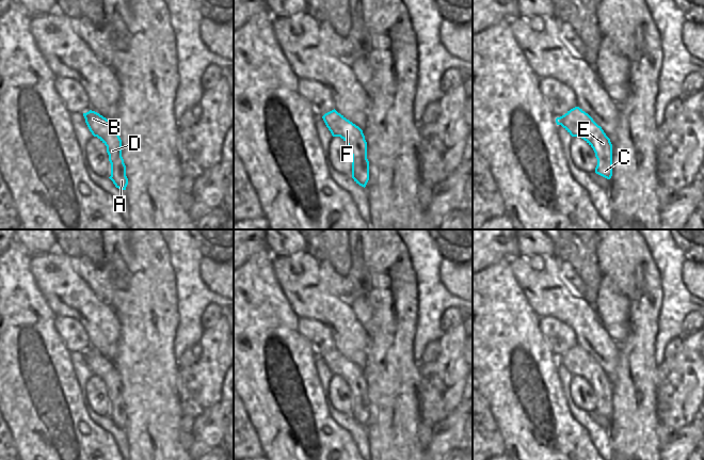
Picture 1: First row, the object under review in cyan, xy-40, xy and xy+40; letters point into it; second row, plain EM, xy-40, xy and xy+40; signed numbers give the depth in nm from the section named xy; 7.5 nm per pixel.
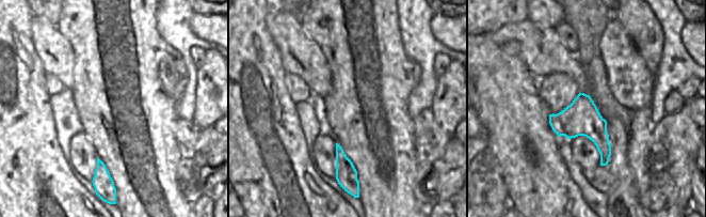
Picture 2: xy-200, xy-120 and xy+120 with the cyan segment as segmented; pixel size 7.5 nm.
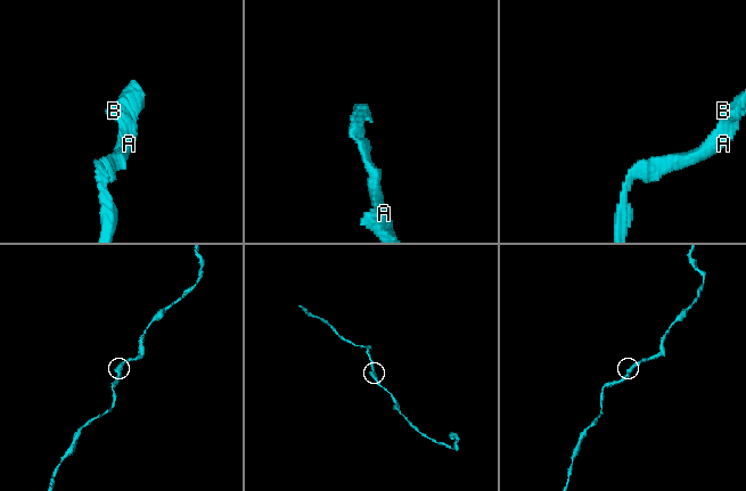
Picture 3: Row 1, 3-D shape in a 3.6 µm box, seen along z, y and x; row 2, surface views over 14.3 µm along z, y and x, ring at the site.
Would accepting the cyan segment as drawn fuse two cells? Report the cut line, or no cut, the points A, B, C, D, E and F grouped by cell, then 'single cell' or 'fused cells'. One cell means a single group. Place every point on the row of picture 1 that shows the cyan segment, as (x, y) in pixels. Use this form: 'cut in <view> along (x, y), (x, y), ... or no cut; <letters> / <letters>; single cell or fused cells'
no cut; A B C D E F; single cell

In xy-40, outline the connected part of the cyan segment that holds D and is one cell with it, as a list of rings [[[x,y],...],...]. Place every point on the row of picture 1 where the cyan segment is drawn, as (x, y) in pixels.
[[[92,110],[83,113],[83,116],[92,134],[97,137],[107,146],[111,163],[111,176],[109,178],[116,188],[126,190],[128,178],[126,176],[126,165],[122,157],[122,140],[113,122]]]

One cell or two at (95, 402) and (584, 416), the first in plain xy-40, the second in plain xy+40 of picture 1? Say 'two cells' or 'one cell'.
two cells

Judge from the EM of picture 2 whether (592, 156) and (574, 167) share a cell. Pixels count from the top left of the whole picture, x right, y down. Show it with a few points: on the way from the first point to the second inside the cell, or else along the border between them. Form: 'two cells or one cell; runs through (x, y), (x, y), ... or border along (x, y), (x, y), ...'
two cells; border along (570, 141), (570, 153), (582, 170)

